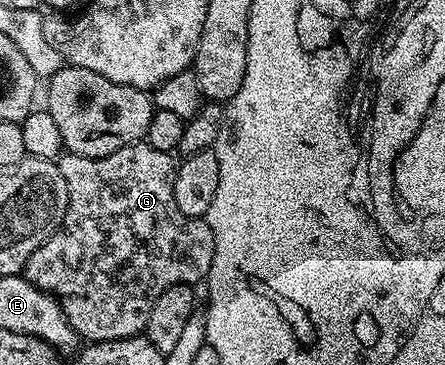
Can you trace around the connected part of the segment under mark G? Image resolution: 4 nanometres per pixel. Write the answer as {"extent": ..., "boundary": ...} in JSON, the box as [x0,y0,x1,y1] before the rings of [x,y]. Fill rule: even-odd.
{"extent":[24,144,214,342],"boundary":[[[129,144],[116,154],[100,158],[63,154],[56,163],[64,182],[68,182],[68,210],[62,227],[44,246],[28,258],[24,275],[32,286],[54,296],[60,302],[68,322],[86,342],[123,340],[143,335],[148,326],[148,314],[156,306],[156,298],[168,286],[205,281],[212,266],[214,231],[205,219],[180,214],[174,193],[175,157],[156,150],[150,144]]]}

